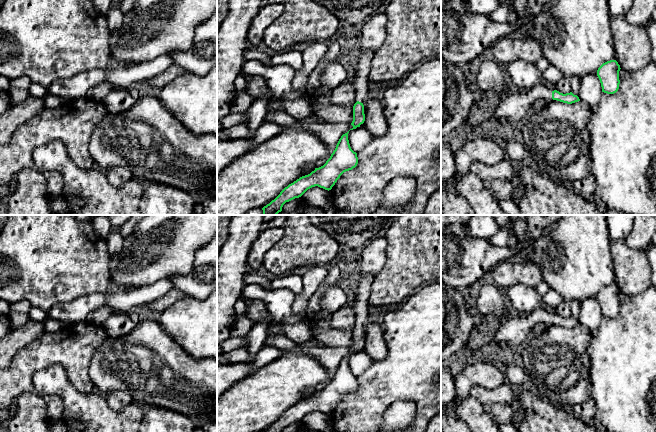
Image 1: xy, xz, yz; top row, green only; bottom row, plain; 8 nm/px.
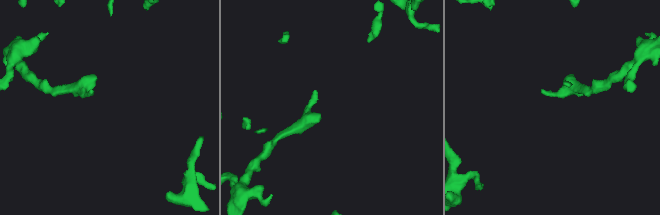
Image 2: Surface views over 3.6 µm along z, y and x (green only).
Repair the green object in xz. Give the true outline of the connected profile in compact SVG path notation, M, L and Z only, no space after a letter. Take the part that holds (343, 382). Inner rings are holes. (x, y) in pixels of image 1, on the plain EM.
M349 355L341 360L335 374L323 390L289 408L263 432L282 432L286 426L301 421L315 410L331 414L344 396L352 394L358 388L357 377L350 371L348 357Z

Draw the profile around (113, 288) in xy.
M110 283L108 289L107 289L107 292L108 293L121 293L121 292L127 292L127 291L131 291L131 290L134 290L133 288L127 288L125 286L122 286L122 285L118 285L116 283Z

